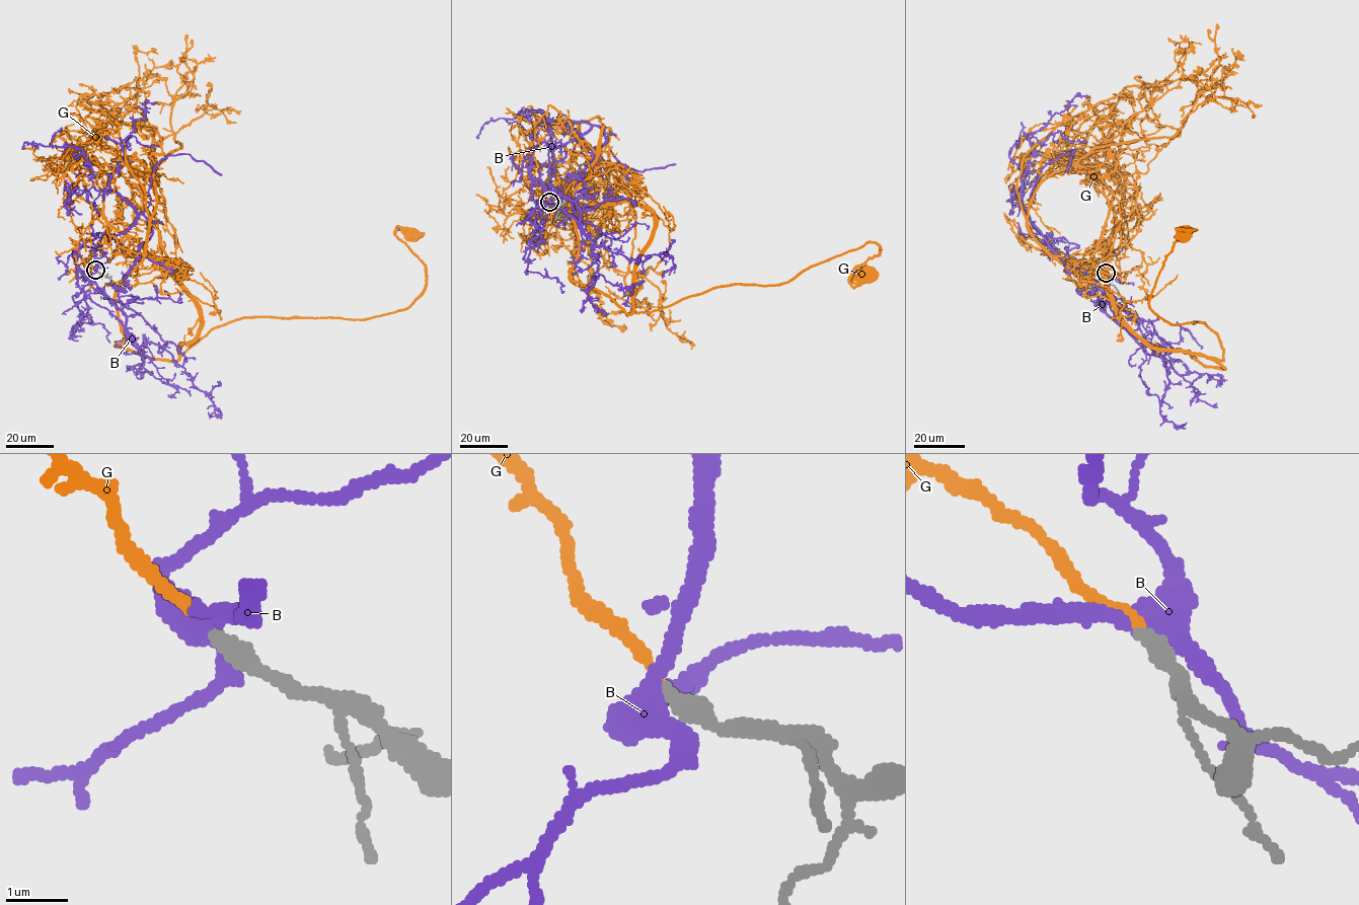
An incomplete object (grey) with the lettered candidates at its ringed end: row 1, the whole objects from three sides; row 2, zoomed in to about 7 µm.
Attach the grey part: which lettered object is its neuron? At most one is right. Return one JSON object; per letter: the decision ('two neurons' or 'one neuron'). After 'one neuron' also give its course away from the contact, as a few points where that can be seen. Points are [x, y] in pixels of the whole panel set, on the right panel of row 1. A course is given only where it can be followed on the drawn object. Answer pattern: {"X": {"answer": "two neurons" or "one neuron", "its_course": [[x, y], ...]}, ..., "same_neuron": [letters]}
{"B": {"answer": "two neurons"}, "G": {"answer": "two neurons"}, "same_neuron": []}

